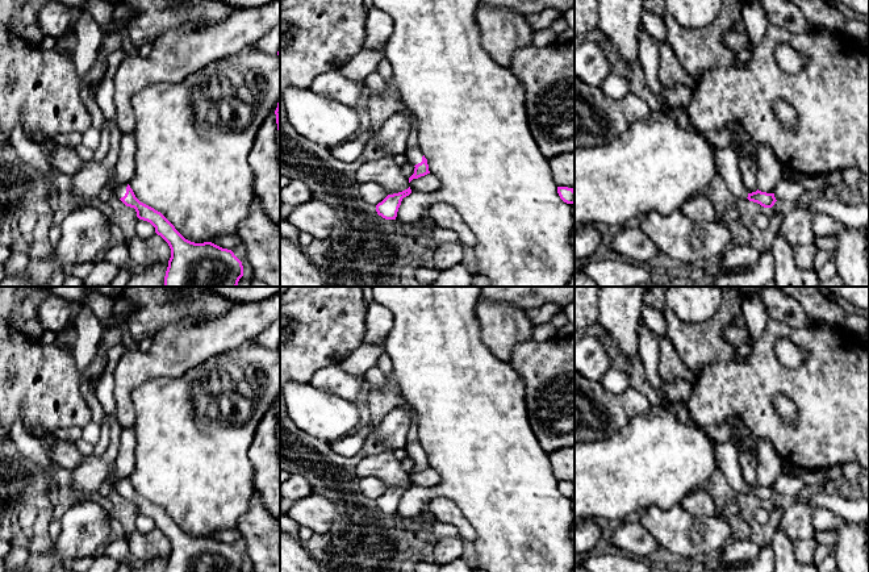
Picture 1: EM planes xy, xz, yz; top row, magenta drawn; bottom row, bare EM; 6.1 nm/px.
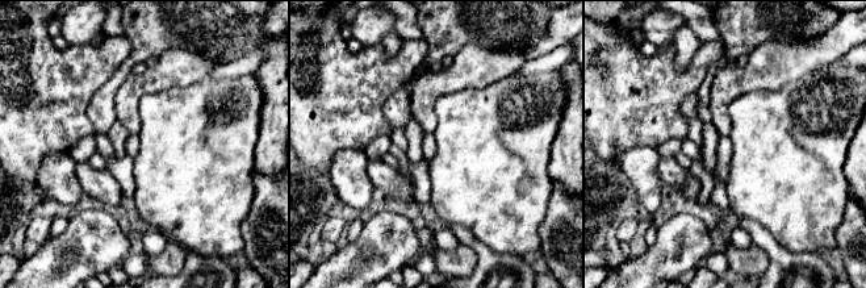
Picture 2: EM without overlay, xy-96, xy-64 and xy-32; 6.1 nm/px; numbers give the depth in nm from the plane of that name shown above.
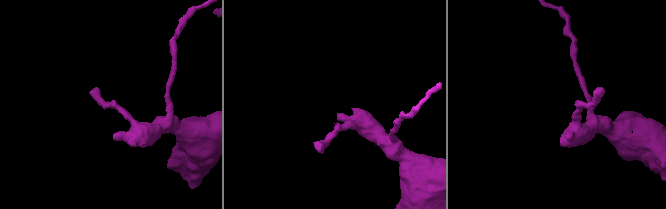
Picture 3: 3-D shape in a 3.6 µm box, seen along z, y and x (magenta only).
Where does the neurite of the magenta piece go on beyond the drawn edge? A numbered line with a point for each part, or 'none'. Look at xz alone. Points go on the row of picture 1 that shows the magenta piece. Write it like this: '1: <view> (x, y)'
1: xz (414, 155)

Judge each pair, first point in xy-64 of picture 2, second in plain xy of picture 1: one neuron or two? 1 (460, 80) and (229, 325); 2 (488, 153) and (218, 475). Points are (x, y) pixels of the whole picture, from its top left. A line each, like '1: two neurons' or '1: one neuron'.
1: one neuron
2: one neuron

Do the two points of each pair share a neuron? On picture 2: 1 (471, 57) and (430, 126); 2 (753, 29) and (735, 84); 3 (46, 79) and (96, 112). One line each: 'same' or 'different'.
1: same
2: different
3: different

